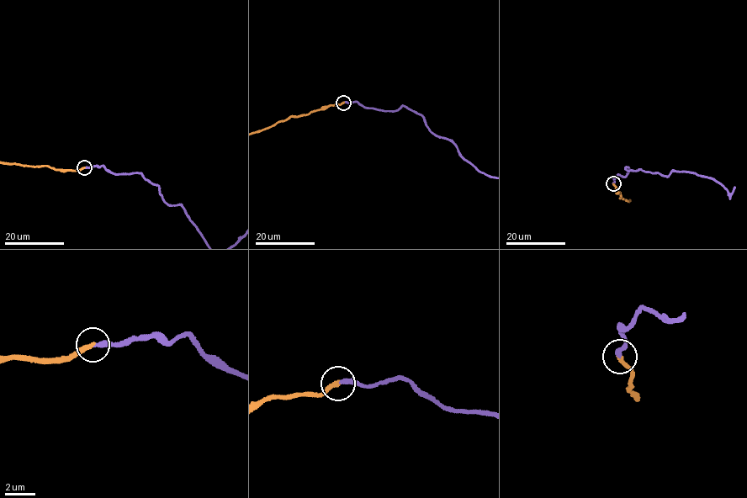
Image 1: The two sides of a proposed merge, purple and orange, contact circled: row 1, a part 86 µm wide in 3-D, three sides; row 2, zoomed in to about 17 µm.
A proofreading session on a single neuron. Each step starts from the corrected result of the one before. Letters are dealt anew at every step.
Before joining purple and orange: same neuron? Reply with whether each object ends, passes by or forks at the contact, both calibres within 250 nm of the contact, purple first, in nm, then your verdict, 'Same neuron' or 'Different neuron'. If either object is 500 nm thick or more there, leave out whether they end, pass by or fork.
At the ring purple ends. At the ring orange ends. Thickness 320 nm (purple) against 320 nm. Same neuron

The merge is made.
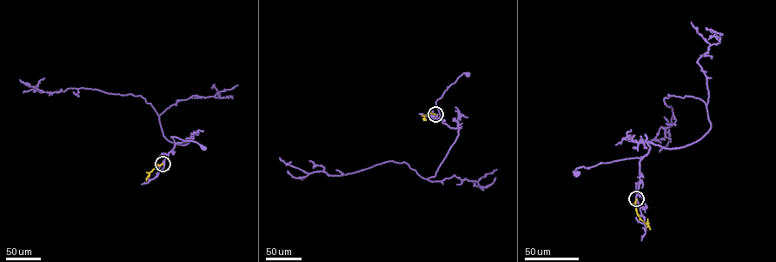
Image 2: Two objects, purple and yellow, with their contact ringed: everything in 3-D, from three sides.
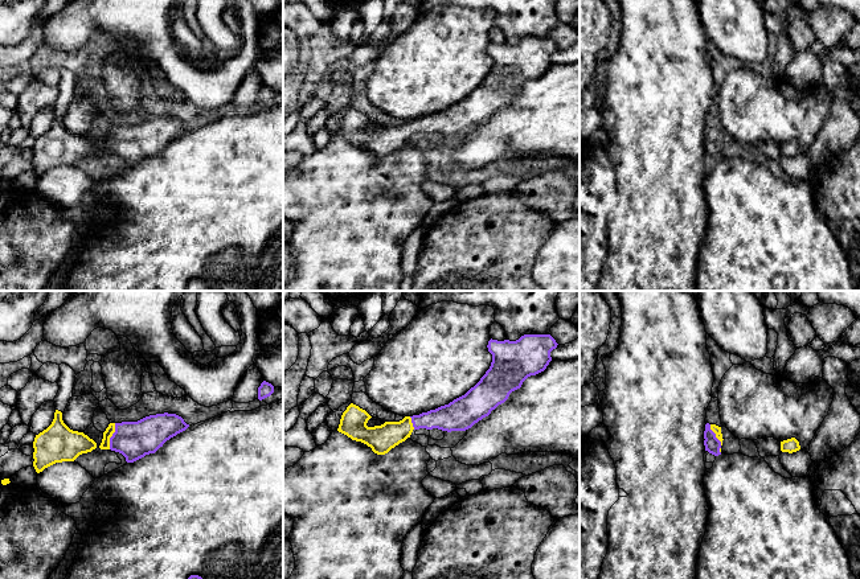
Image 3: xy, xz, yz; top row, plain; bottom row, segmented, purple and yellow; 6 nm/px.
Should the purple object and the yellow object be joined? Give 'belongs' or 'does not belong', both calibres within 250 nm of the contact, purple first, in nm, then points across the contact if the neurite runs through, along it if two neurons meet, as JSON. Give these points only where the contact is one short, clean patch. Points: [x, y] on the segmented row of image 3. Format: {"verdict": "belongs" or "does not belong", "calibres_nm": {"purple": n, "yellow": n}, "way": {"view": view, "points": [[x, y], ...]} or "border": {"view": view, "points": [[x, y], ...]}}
{"verdict": "belongs", "calibres_nm": {"purple": 220, "yellow": 60}, "way": {"view": "xy", "points": [[134, 440], [111, 436], [110, 430]]}}

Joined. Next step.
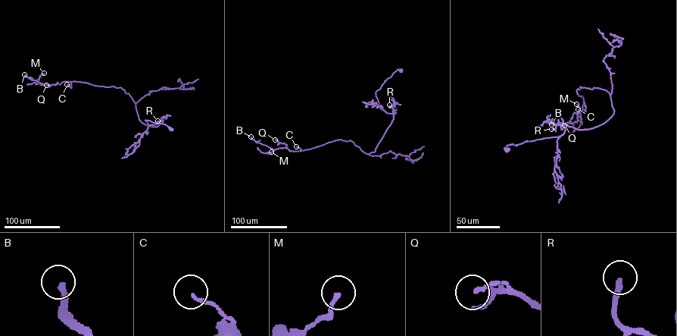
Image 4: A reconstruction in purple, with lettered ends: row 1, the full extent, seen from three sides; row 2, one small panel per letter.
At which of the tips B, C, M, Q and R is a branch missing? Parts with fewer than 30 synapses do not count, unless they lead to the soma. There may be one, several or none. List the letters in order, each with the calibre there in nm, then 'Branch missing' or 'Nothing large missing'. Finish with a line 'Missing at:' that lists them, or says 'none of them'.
B: Thickness 260 nm. Branch missing
C: Thickness 150 nm. Nothing large missing
M: Thickness 170 nm. Nothing large missing
Q: Thickness 160 nm. Nothing large missing
R: Thickness 240 nm. Branch missing
Missing at: B, R

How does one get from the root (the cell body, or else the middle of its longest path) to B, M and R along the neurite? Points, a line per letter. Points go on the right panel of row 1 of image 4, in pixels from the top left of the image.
B: (507, 149), (558, 138), (564, 124), (602, 124), (613, 113), (610, 95), (580, 86), (578, 121), (551, 124)
M: (507, 149), (558, 138), (564, 124), (597, 127), (613, 113), (600, 88), (576, 89), (581, 122), (576, 104)
R: (507, 149), (504, 148), (512, 143), (558, 138), (565, 129), (560, 124), (551, 129)

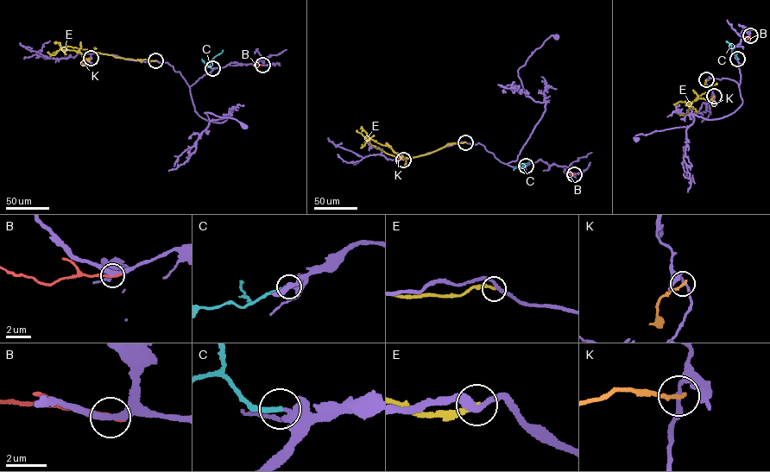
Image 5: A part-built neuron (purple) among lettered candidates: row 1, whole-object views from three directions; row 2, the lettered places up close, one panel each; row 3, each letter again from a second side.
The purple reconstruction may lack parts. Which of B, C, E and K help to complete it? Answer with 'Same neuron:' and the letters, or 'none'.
Same neuron: C

